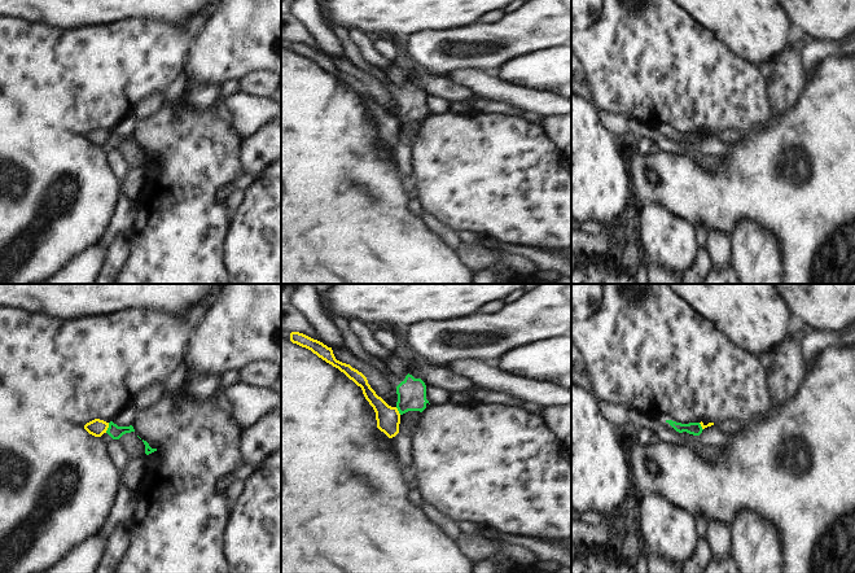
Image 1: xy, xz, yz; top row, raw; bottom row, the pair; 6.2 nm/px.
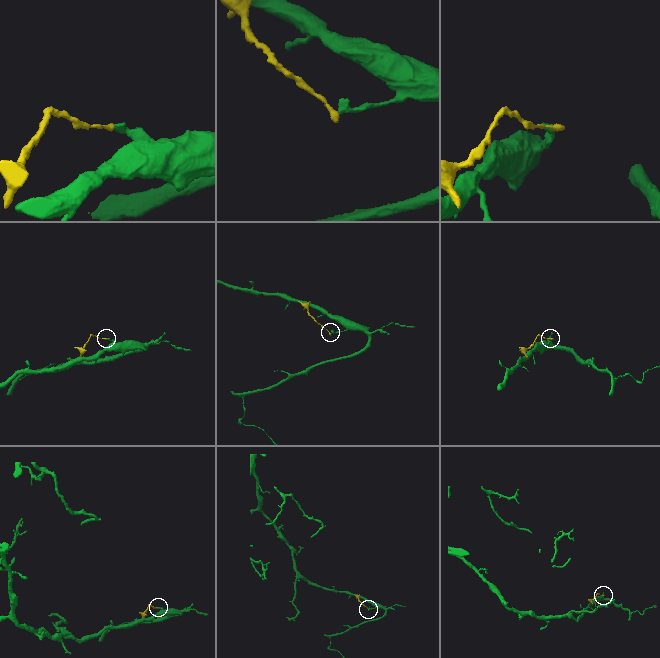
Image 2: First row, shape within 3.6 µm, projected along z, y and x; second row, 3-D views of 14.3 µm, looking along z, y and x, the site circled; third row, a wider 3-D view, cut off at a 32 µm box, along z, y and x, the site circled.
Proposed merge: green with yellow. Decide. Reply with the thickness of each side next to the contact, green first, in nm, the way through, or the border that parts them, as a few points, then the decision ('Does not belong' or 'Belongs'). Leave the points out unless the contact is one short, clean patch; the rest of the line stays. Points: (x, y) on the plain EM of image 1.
Thickness 90 nm (green) against 100 nm. Boundary: xy (109, 132), (105, 141). Does not belong.

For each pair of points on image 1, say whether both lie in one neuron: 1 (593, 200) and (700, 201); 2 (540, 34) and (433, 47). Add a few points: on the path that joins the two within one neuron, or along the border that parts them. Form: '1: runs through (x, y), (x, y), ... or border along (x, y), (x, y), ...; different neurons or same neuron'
1: border along (628, 171), (632, 186); different neurons
2: runs through (513, 35), (508, 38), (460, 38); same neuron

